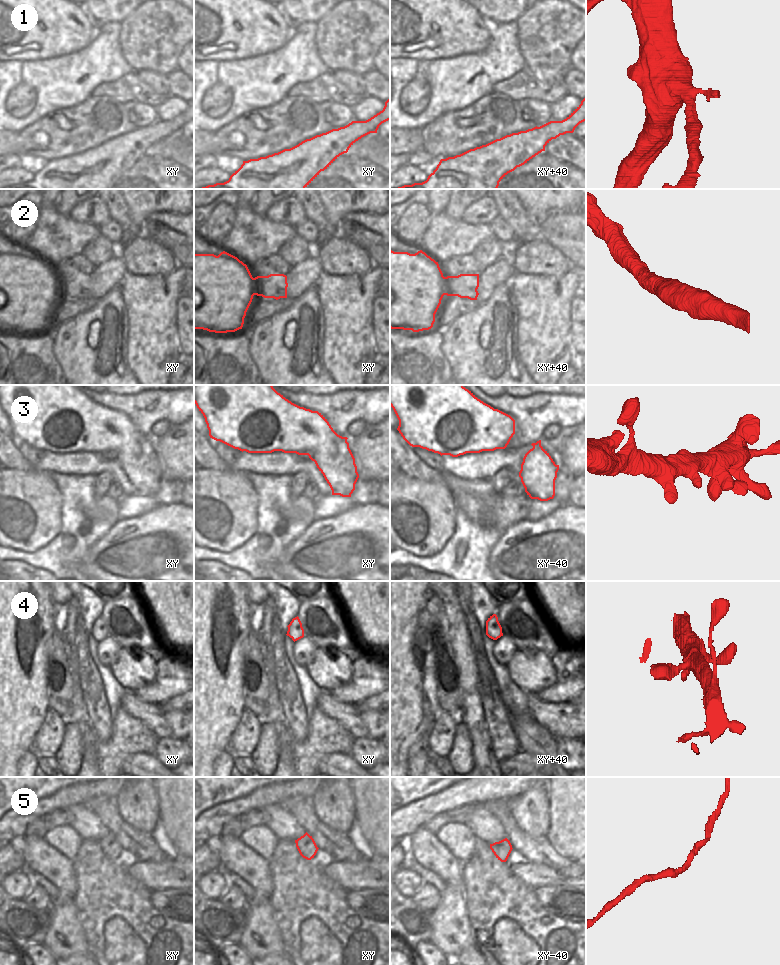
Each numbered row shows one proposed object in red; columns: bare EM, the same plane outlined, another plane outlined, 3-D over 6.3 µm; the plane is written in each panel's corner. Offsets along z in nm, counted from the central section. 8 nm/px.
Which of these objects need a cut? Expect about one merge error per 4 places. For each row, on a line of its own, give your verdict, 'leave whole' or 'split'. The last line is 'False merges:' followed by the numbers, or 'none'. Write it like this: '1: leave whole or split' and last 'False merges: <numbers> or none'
1: split
2: leave whole
3: leave whole
4: leave whole
5: leave whole
False merges: 1

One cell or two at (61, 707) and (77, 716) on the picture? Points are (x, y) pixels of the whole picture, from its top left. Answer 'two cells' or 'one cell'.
two cells

